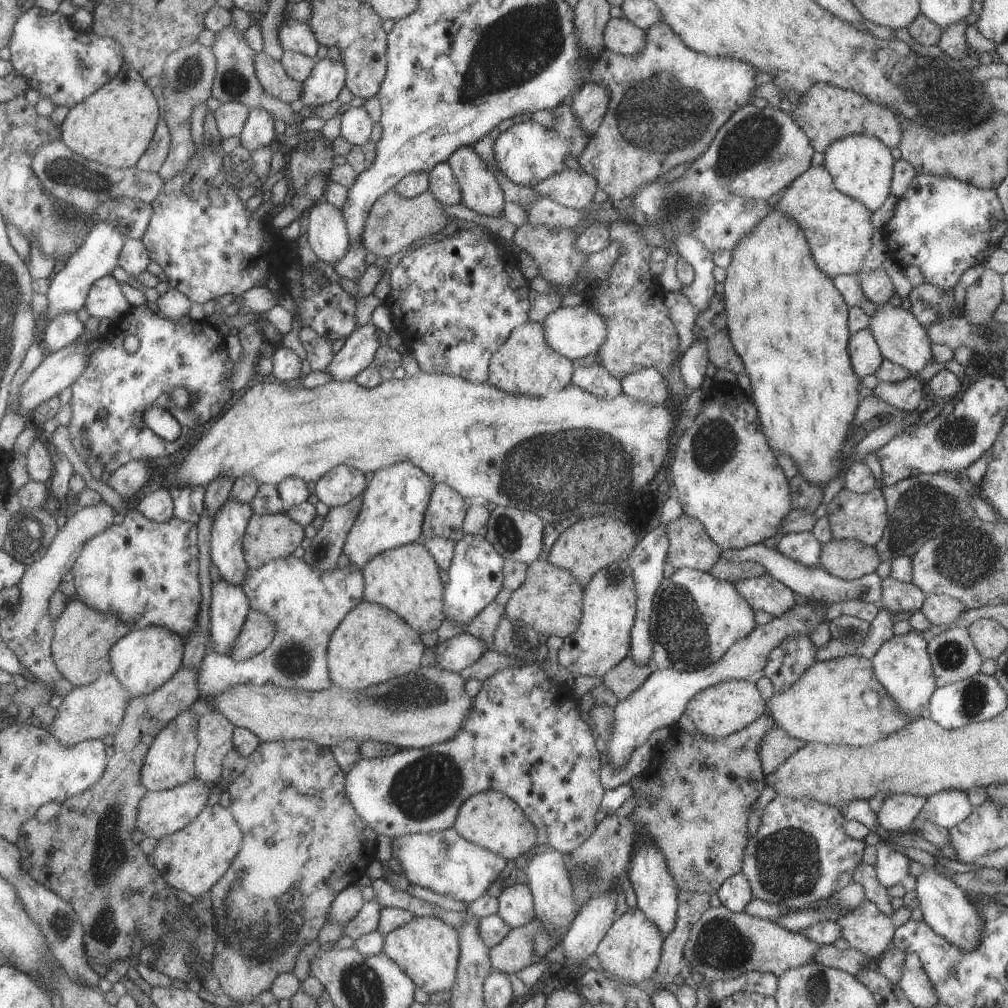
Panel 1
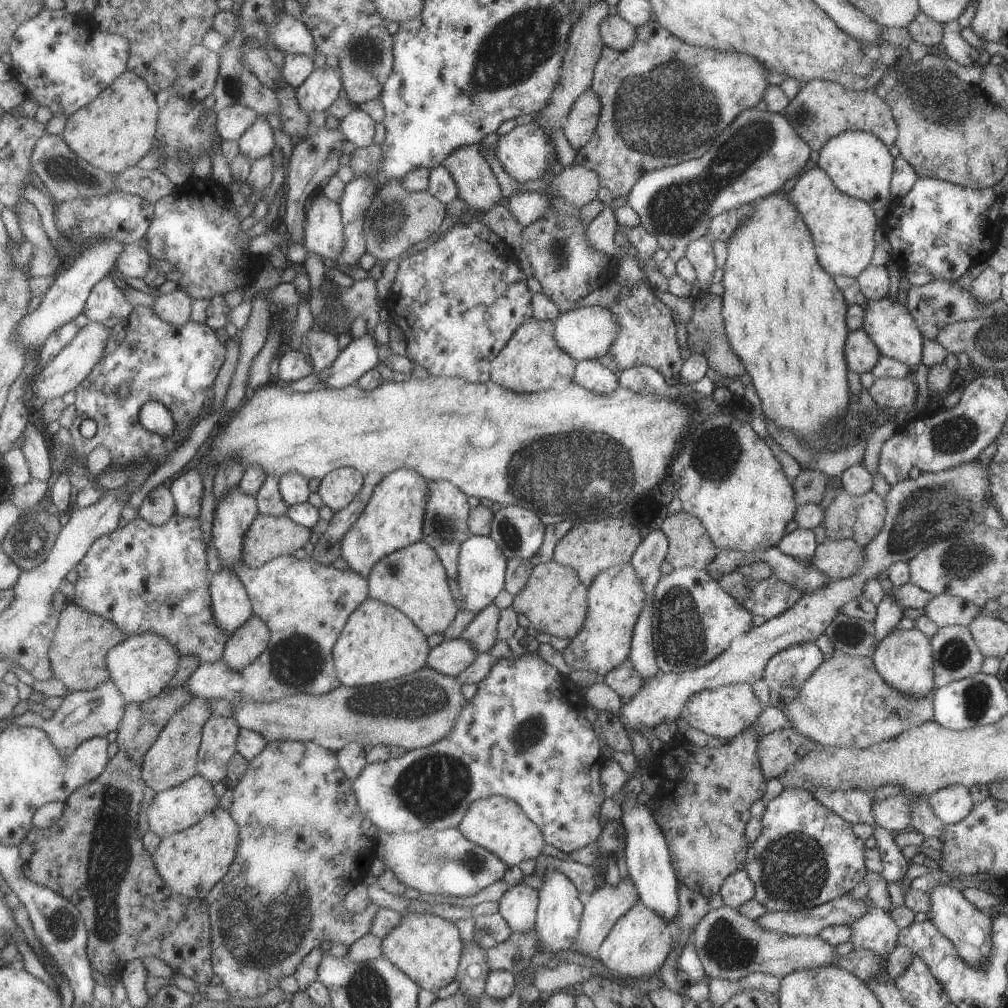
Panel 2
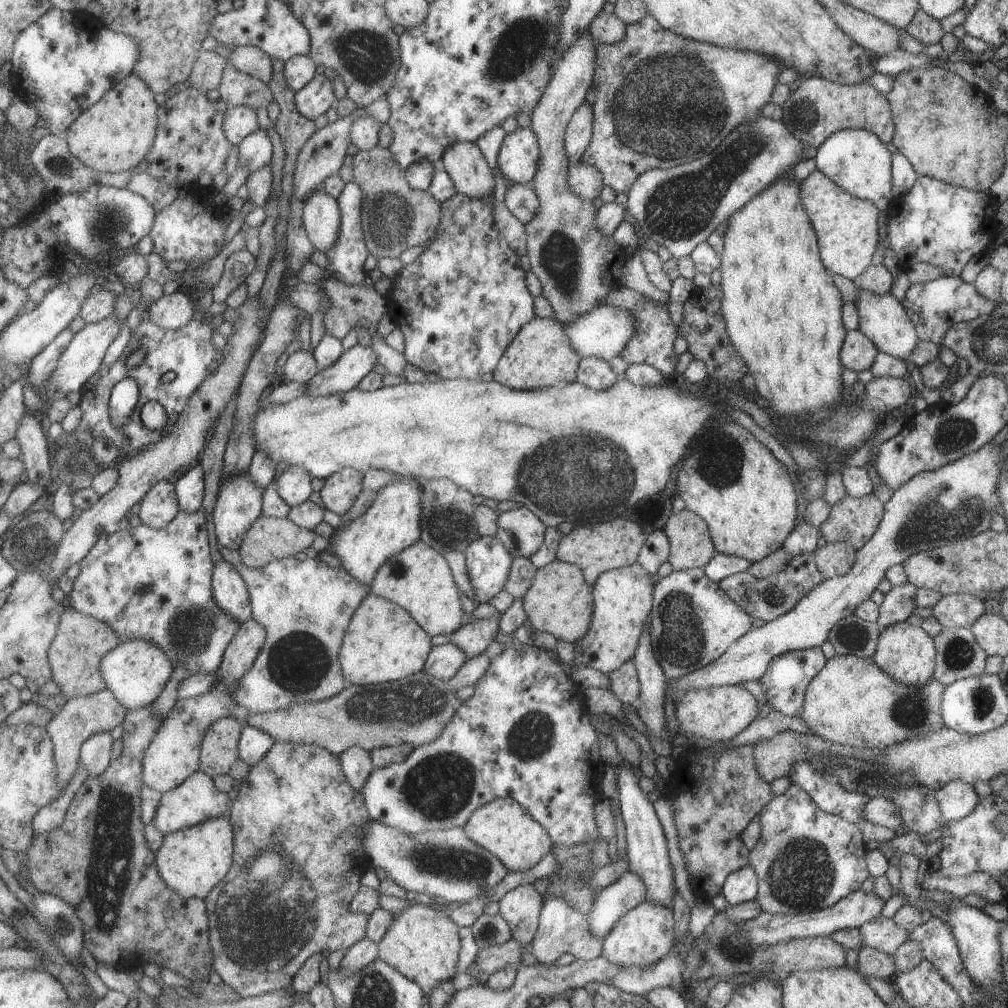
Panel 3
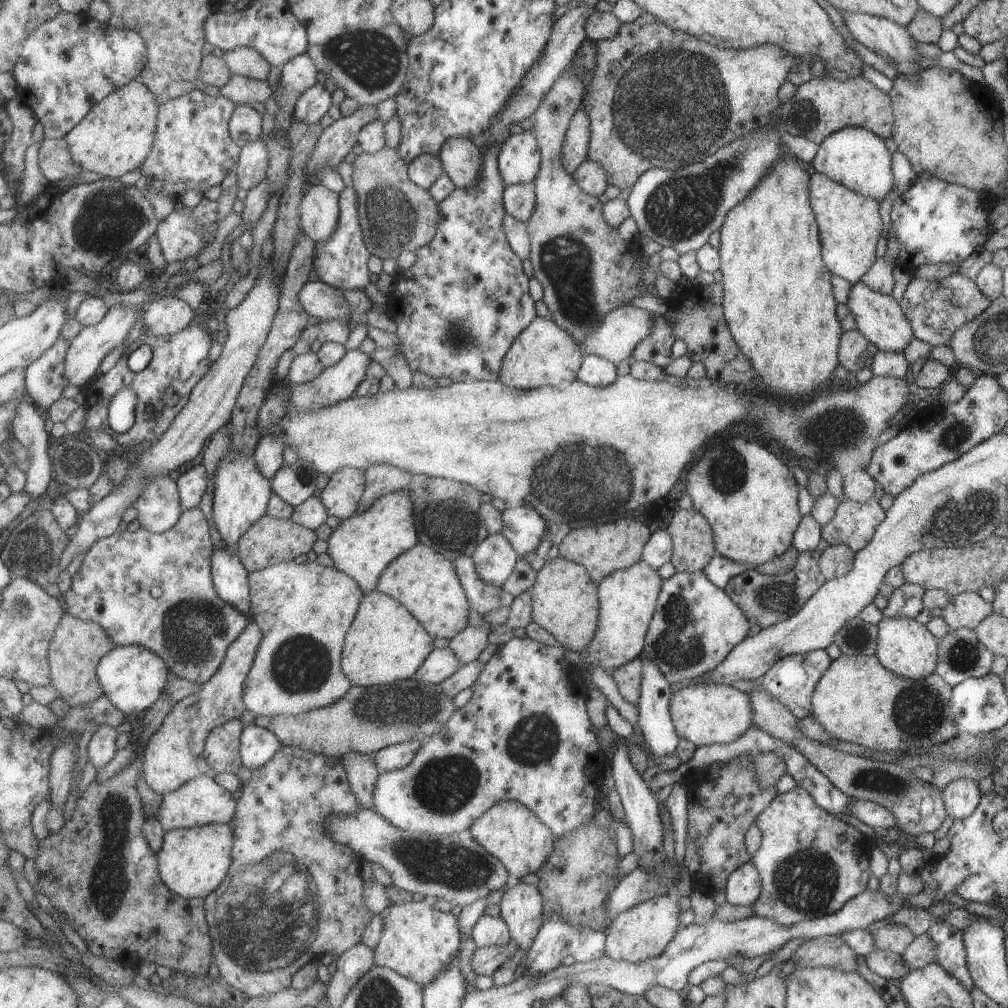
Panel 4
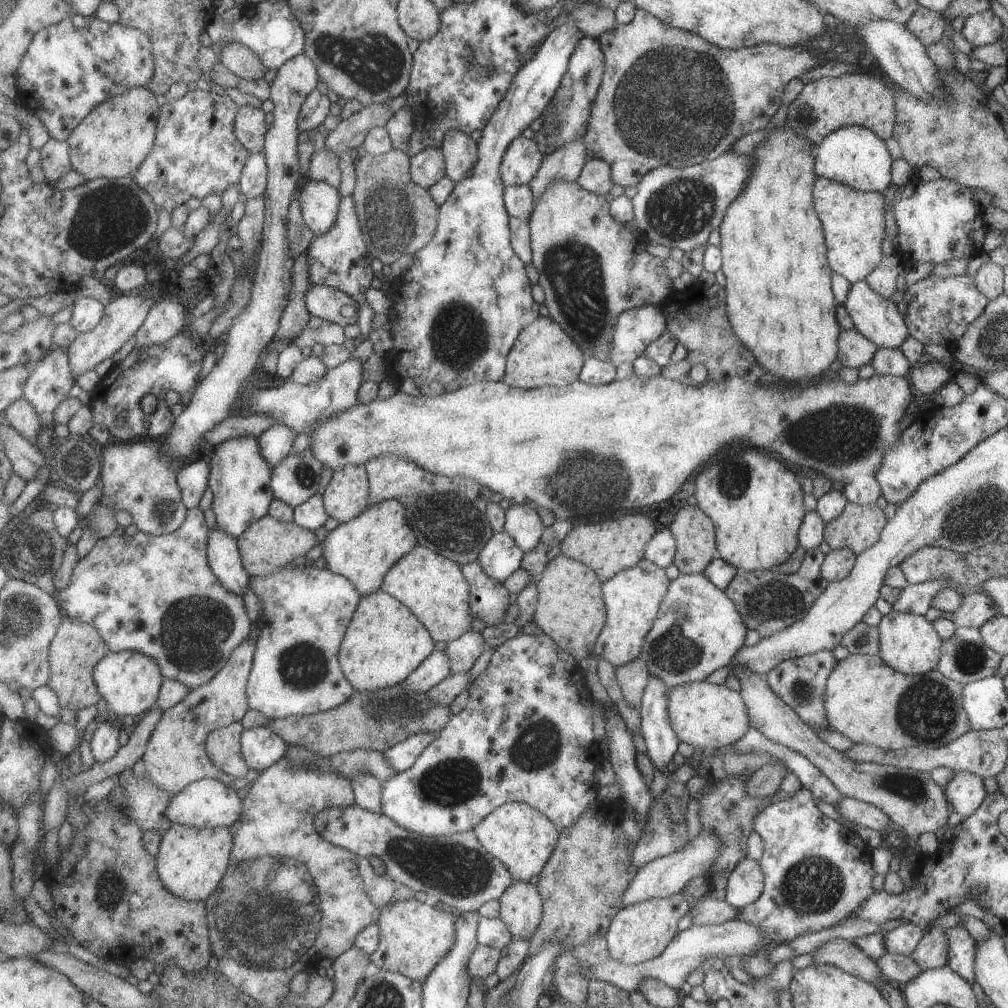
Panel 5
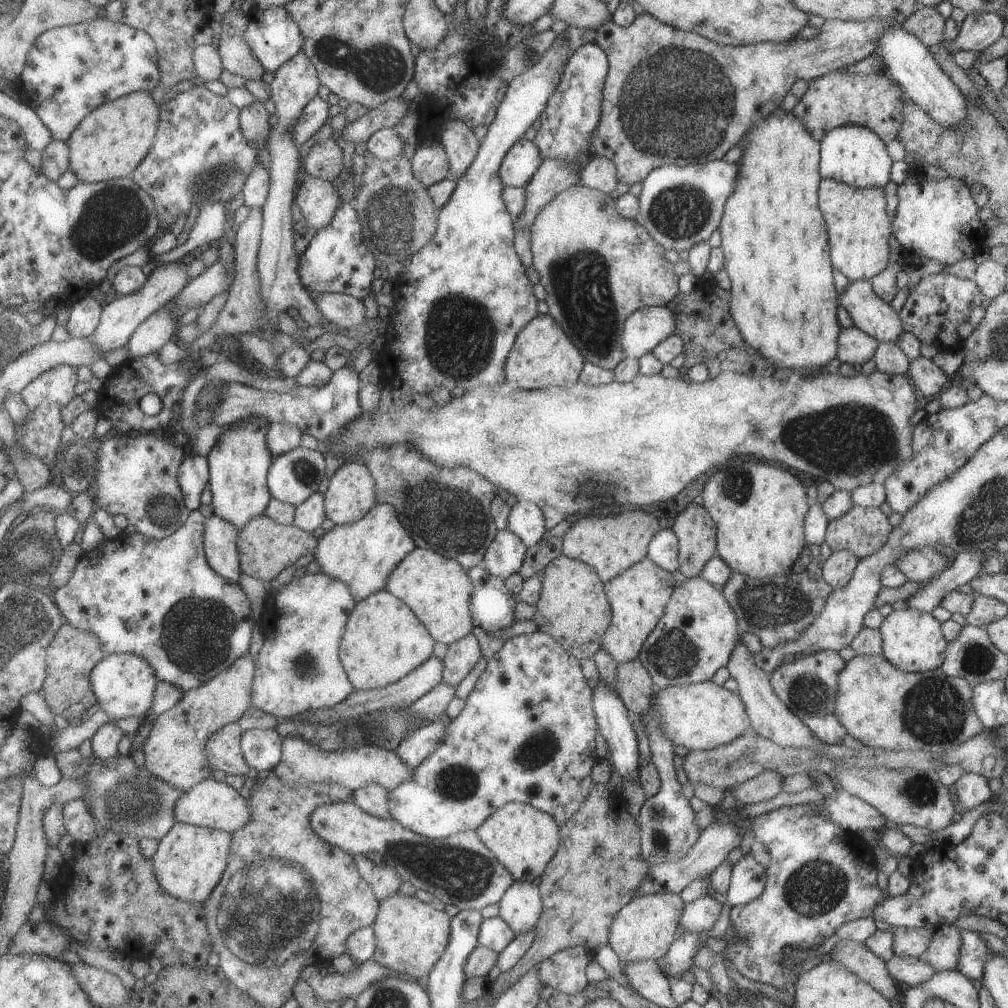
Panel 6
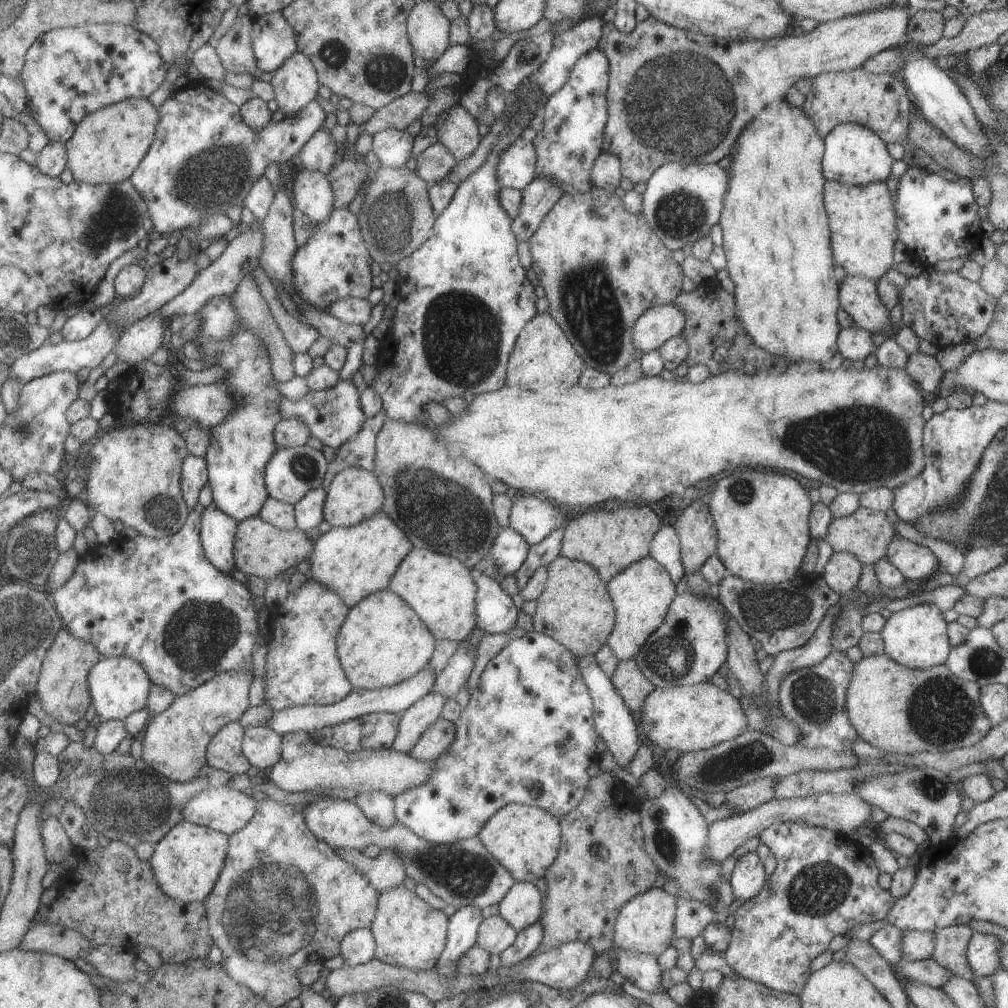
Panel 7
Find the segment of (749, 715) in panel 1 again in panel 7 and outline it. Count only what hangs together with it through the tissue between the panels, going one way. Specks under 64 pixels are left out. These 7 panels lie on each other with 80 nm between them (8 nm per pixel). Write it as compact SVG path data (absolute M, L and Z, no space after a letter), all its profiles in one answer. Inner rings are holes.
M711 683L654 688L636 715L642 736L663 748L678 753L700 751L738 737L749 728L739 699Z

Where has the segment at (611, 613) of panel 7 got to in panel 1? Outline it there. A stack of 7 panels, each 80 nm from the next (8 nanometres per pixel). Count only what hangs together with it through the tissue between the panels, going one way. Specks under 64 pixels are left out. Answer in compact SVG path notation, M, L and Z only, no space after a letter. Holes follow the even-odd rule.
M535 559L526 570L523 584L510 593L504 614L511 622L525 626L528 631L541 632L546 637L553 635L565 638L579 626L582 587L567 569L553 566L547 560Z

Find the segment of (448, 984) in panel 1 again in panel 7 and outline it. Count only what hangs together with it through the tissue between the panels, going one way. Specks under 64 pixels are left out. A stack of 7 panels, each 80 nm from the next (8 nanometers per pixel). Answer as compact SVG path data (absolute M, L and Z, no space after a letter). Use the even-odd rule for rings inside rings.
M403 883L385 889L378 895L376 913L369 928L374 938L374 958L413 970L435 968L437 957L446 943L447 927L448 916L409 891Z

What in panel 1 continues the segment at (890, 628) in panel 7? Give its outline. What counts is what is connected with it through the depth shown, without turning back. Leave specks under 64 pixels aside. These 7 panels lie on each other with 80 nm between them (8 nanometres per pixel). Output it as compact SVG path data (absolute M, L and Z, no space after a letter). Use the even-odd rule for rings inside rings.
M910 630L902 635L890 636L880 644L870 661L875 678L902 713L913 719L927 716L928 700L936 686L926 640L921 633Z

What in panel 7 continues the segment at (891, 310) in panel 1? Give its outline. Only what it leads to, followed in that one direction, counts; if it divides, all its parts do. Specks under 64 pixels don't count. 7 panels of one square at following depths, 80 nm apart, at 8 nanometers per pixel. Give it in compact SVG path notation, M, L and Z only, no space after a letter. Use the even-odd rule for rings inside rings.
M846 274L838 284L838 306L851 316L855 325L871 334L888 329L889 310L883 306L874 280Z

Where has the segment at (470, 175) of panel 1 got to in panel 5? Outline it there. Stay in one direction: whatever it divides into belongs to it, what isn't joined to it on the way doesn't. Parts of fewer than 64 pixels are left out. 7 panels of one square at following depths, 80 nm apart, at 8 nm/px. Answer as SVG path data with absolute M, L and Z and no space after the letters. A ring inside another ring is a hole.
M447 130L439 146L444 156L444 174L447 178L456 183L468 175L477 158L477 145L462 130Z

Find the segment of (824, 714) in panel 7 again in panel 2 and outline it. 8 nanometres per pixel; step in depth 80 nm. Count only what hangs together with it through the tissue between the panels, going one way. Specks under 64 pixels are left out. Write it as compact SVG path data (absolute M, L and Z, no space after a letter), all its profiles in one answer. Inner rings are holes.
M815 643L793 645L770 656L762 672L768 688L768 704L783 711L824 659Z

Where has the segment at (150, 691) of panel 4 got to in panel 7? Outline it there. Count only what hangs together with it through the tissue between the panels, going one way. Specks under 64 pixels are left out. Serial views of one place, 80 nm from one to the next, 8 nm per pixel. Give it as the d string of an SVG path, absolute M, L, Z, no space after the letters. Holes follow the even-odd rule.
M102 657L90 669L87 684L91 704L101 721L123 720L131 712L146 706L150 680L140 664L127 657Z

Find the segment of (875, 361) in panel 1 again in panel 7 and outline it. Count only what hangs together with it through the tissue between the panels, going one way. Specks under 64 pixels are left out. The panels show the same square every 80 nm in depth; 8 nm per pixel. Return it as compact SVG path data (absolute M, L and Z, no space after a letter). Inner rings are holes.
M855 324L847 328L840 328L836 340L836 350L843 359L863 360L868 354L873 354L876 349L871 335L868 330Z

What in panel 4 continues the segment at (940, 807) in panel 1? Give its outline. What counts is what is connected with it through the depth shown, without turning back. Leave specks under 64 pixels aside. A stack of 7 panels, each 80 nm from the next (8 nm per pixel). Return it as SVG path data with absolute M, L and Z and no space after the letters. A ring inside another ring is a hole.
M967 778L953 780L941 790L941 802L943 802L945 814L953 819L969 816L979 804L981 796L977 783Z

